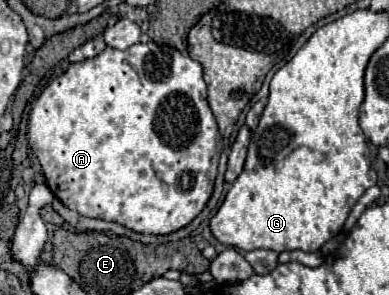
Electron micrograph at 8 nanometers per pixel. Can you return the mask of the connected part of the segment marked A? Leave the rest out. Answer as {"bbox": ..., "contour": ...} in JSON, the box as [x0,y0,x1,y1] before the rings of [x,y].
{"bbox":[28,42,224,234],"contour":[[[138,42],[126,50],[106,48],[52,80],[30,110],[28,144],[42,166],[48,188],[66,208],[88,218],[118,222],[140,234],[176,232],[202,212],[224,148],[206,100],[200,62],[154,42]]]}

